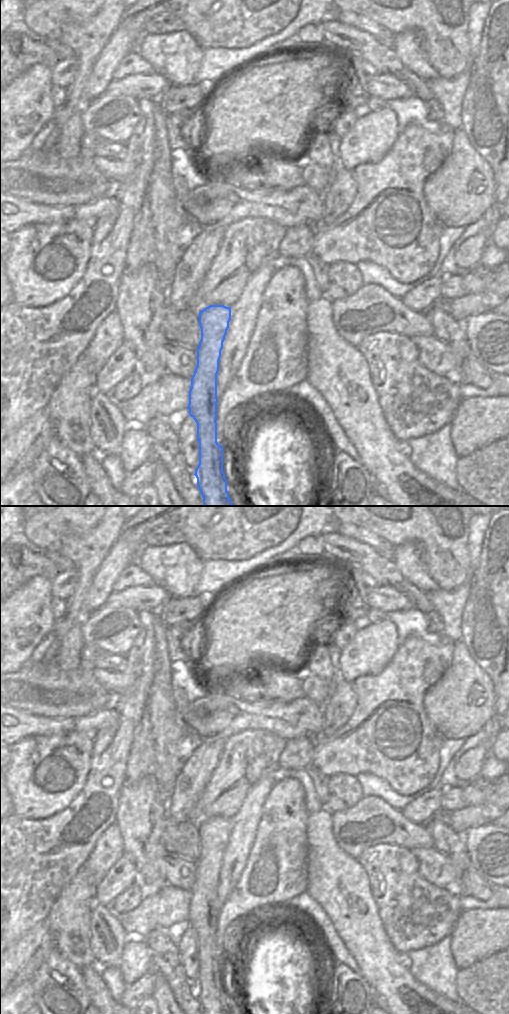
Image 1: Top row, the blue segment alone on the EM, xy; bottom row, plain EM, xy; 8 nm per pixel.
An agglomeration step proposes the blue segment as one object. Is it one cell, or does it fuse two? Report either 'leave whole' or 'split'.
split

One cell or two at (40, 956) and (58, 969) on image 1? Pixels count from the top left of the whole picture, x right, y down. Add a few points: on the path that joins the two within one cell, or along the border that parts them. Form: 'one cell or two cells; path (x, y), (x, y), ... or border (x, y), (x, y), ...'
two cells; border (54, 948), (31, 979)

